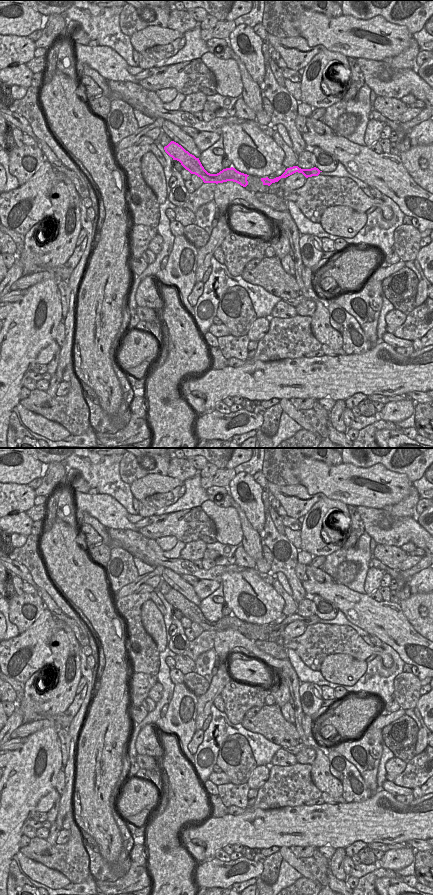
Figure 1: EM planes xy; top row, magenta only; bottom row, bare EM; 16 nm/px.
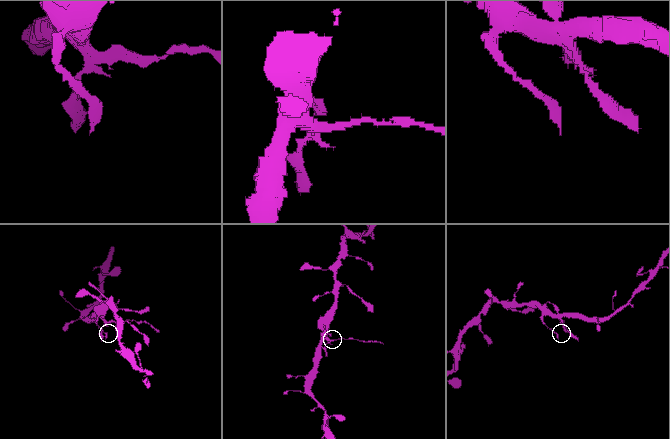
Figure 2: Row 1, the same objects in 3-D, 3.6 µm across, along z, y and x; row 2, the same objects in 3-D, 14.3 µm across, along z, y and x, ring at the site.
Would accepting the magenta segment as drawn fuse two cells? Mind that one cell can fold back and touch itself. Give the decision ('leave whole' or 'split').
split

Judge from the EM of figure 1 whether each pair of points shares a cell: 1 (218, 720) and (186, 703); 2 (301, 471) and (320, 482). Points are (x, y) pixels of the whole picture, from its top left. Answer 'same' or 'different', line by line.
1: different
2: same

